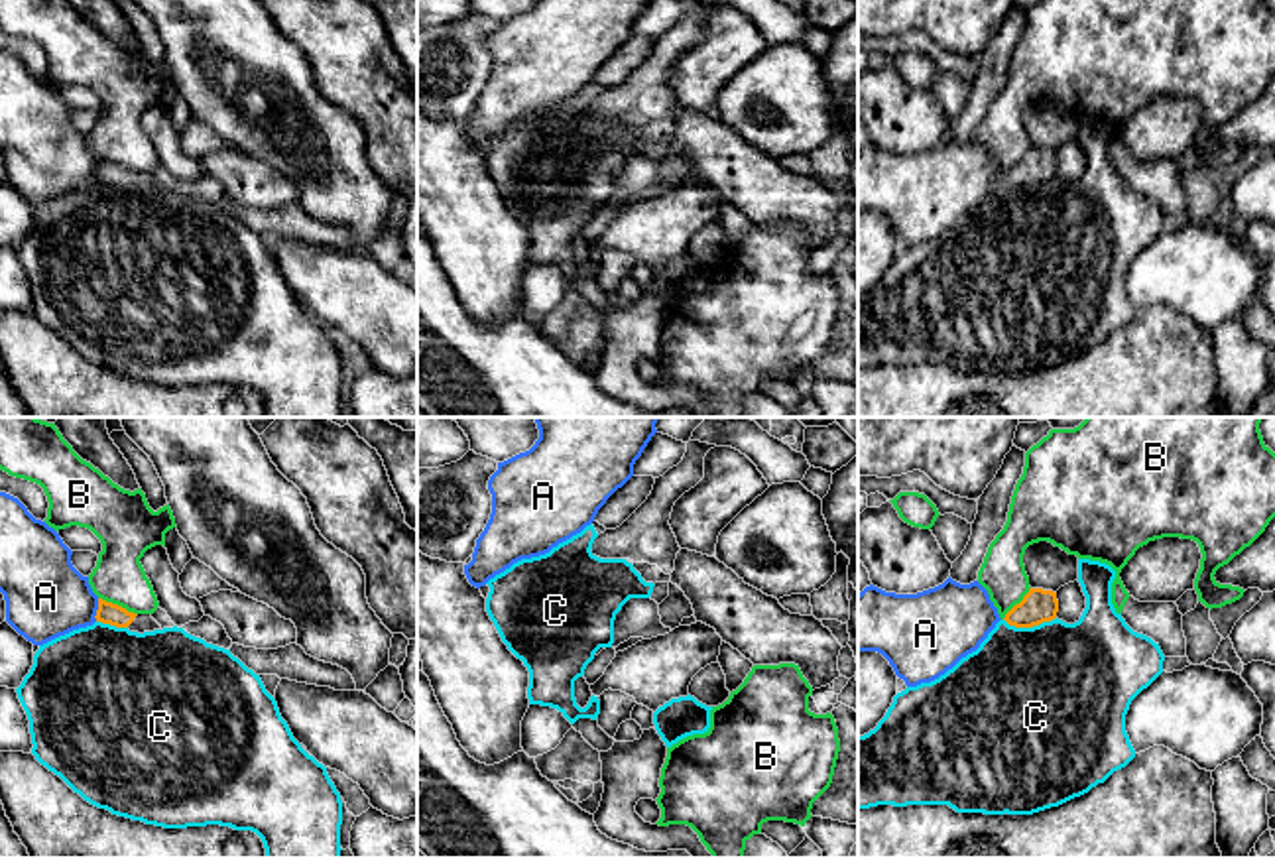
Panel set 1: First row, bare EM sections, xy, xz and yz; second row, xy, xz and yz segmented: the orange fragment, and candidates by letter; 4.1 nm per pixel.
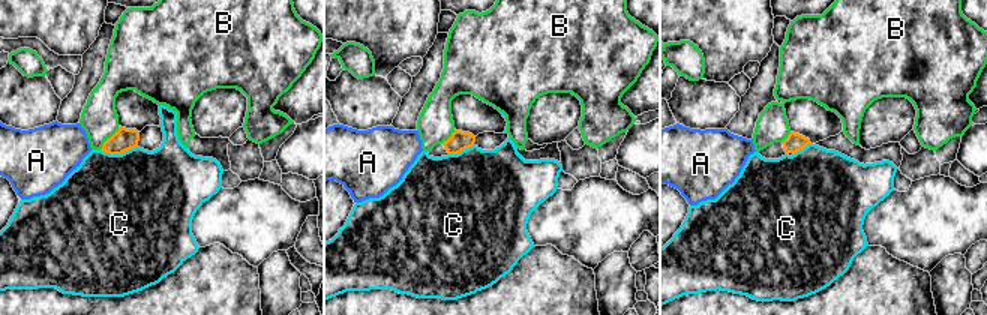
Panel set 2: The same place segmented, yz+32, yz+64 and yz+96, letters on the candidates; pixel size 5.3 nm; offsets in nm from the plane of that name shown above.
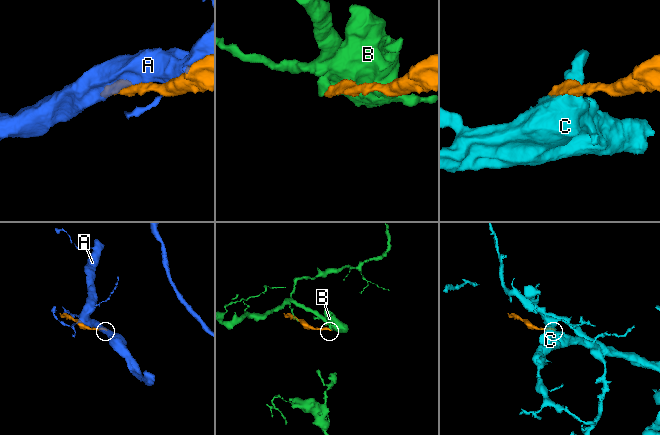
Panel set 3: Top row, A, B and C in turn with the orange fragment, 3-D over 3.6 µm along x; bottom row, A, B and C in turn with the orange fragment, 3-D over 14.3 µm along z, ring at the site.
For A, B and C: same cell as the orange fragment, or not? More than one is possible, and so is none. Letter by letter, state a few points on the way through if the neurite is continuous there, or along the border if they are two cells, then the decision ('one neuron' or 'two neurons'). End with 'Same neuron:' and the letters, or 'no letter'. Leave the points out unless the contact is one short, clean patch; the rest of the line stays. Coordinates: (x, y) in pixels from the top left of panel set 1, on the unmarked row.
A: two neurons
B: border xy (99, 156), (136, 174); two neurons
C: two neurons
Same neuron: no letter

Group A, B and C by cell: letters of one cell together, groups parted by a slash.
A / B / C

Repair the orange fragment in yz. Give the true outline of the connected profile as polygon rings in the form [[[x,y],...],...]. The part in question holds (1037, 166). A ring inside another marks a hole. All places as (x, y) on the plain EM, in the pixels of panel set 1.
[[[1029,148],[1019,163],[1015,163],[1007,173],[1005,181],[1015,187],[1033,187],[1043,181],[1057,177],[1059,159],[1057,152],[1043,148]]]

